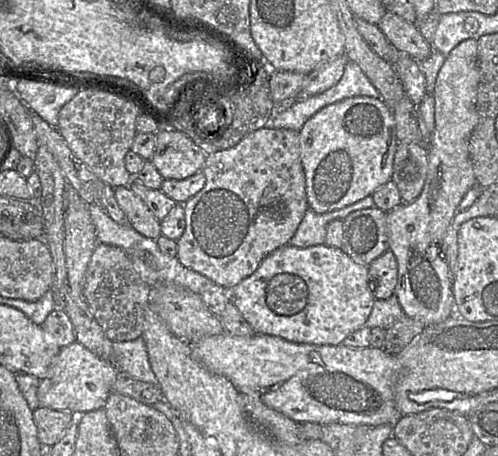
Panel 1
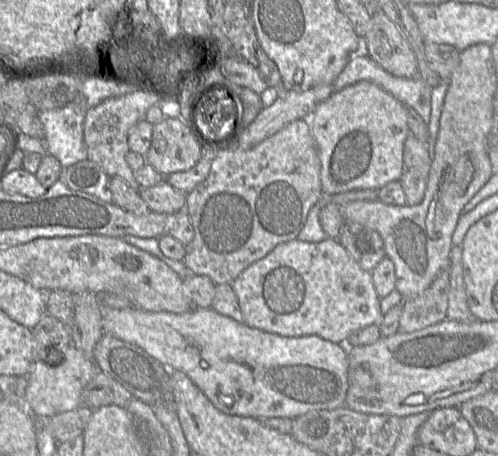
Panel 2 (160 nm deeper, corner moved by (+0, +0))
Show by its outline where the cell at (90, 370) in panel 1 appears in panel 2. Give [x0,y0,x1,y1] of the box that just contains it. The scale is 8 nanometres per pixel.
[23,344,97,417]

